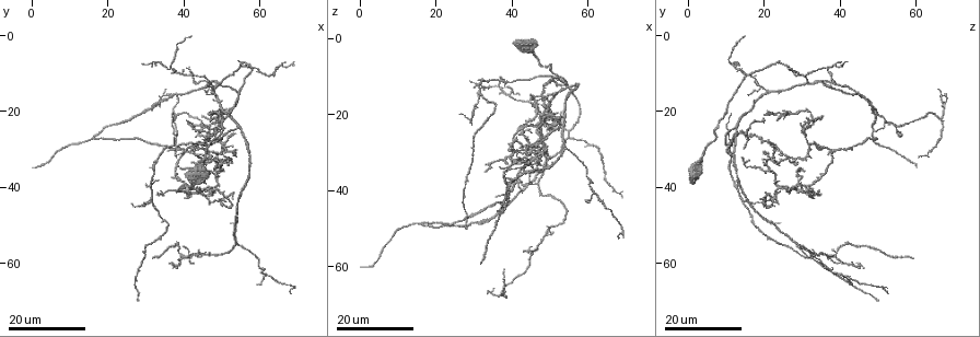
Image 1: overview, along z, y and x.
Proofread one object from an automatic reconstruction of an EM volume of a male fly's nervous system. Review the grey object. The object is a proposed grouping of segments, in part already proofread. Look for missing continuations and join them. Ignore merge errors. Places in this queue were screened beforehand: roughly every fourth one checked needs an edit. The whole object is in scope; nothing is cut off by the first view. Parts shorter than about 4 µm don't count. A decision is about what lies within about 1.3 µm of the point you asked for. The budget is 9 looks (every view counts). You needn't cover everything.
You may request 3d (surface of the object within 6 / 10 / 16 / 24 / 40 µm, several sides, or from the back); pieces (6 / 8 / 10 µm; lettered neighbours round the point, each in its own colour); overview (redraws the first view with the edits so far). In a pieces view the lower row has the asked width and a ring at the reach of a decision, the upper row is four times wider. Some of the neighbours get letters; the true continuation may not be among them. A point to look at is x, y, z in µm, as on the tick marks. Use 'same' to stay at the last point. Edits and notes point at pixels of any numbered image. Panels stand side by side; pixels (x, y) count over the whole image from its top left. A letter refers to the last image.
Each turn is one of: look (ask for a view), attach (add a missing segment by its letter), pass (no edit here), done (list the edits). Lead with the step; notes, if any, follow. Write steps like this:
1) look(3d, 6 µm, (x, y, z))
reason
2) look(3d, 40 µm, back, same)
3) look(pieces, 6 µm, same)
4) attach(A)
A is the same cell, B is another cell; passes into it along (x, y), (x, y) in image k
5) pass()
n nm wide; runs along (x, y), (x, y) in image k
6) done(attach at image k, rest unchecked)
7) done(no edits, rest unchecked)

look(3d, 16 µm, (35.5, 31.0, 42.0))

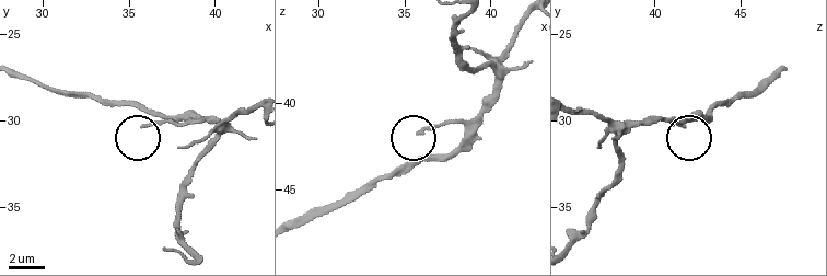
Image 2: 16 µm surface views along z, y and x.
look(pieces, 6 µm, (35.8, 30.3, 41.6))

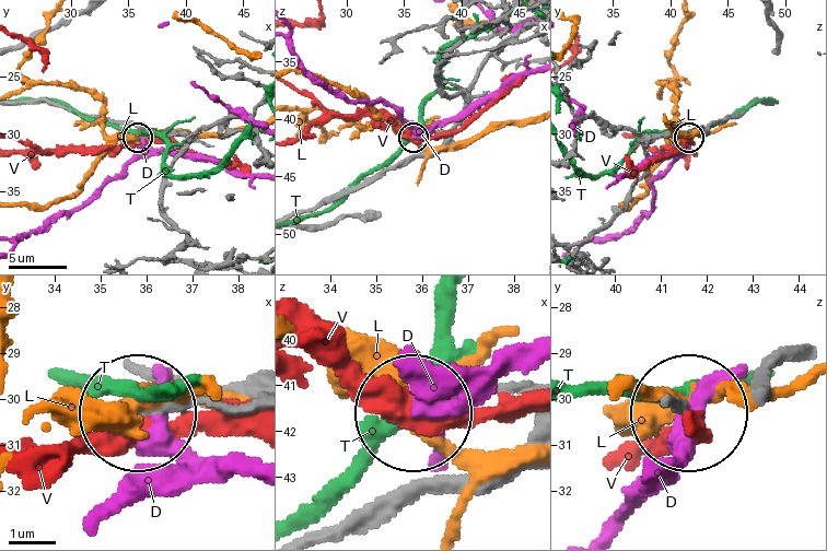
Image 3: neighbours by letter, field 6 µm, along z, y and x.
pass()
D, L, T and V are other cells; no lettered segment goes on from it

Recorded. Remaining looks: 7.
look(3d, 16 µm, (37.5, 32.5, 60.0))
branch stops here

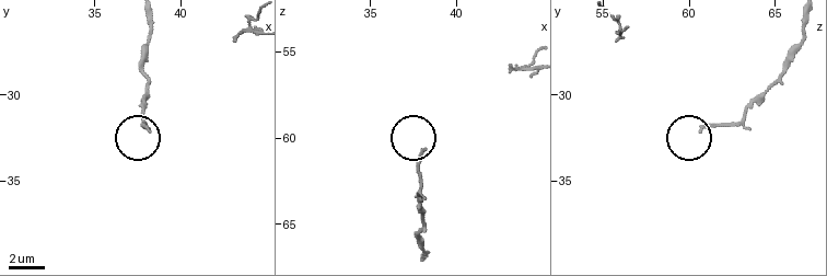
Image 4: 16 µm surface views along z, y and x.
look(pieces, 10 µm, (38.0, 32.1, 60.7))

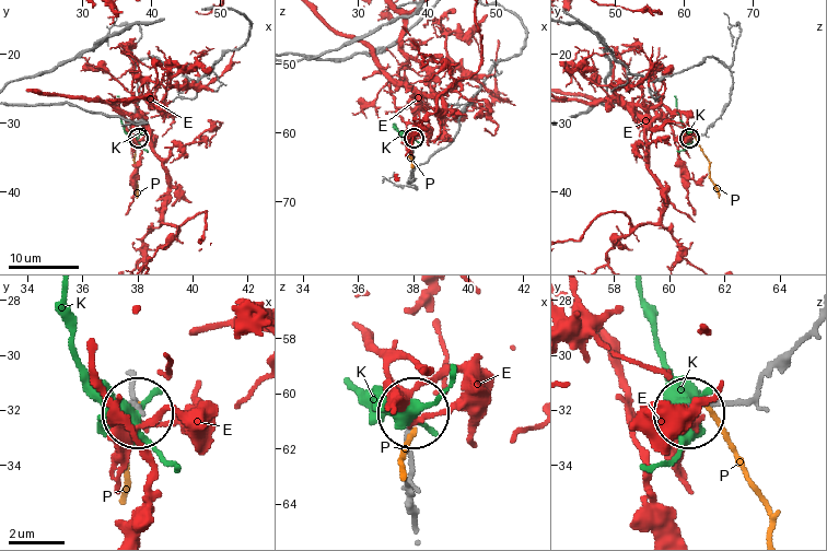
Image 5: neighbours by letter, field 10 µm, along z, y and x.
pass()
160 nm wide; E, K and P are other cells; no lettered segment goes on from it

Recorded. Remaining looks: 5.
look(3d, 24 µm, (42.5, 31.5, 37.0))
thin end

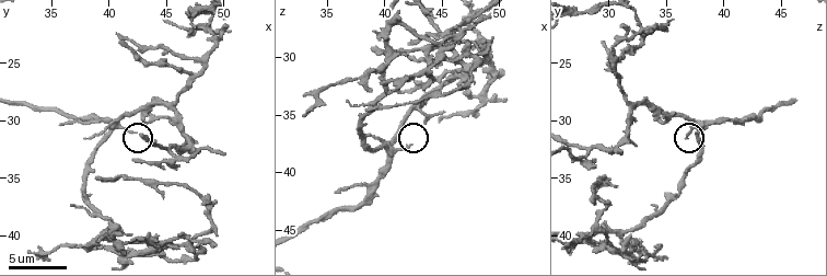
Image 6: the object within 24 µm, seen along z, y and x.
look(pieces, 10 µm, (42.2, 31.0, 37.6))

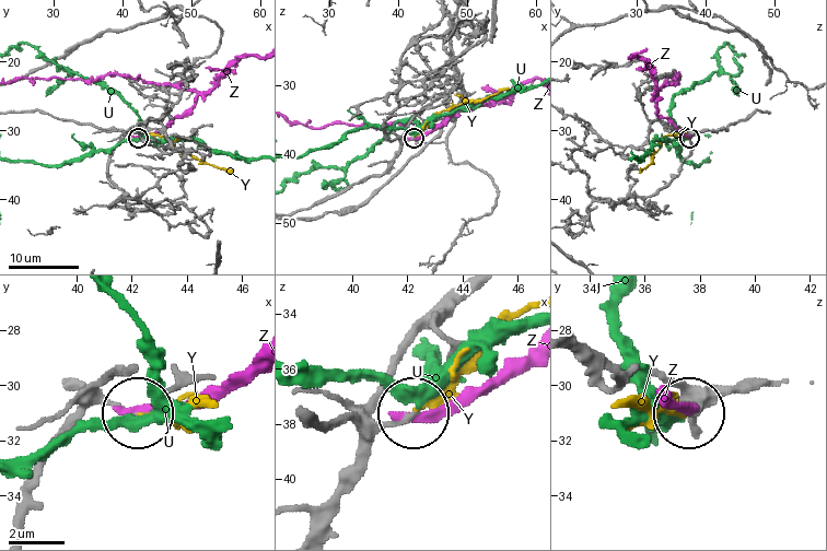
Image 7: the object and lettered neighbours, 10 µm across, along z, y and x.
attach(Y)
Y is the same cell, U and Z are other cells; passes into it along (395, 153), (442, 112), (508, 86) in image 7; it goes on there

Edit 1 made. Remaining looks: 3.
look(overview)

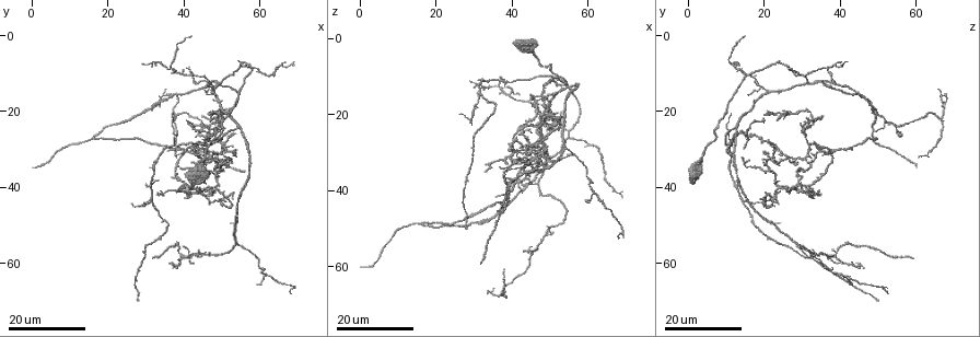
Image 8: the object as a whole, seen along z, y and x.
look(3d, 6 µm, (45.0, 21.2, 35.6))
free end

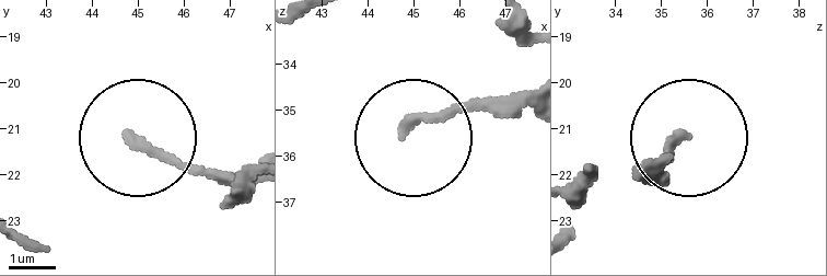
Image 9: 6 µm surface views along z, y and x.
look(pieces, 10 µm, (44.90, 21.25, 35.35))

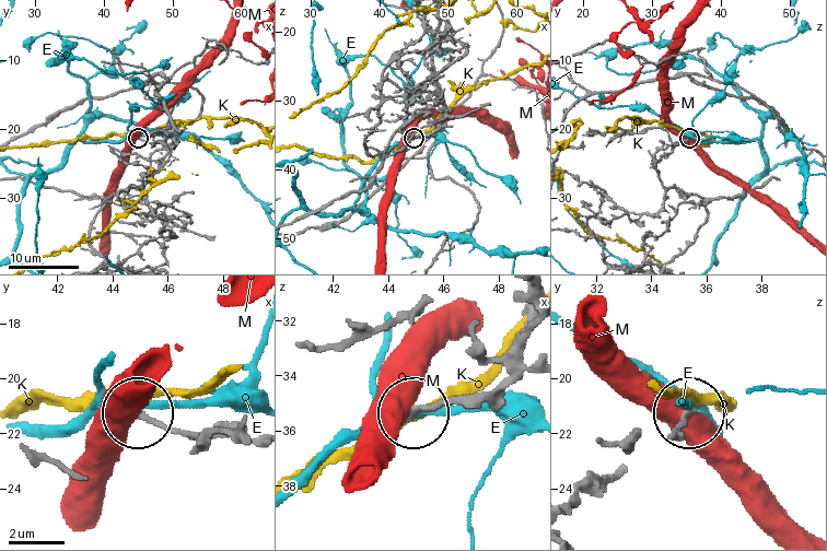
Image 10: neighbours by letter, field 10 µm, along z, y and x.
pass()
E, K and M are other cells; runs along (531, 328), (509, 377), (412, 410) in image 10; none of them fits

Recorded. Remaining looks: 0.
done(attach at image 7, rest unchecked)

